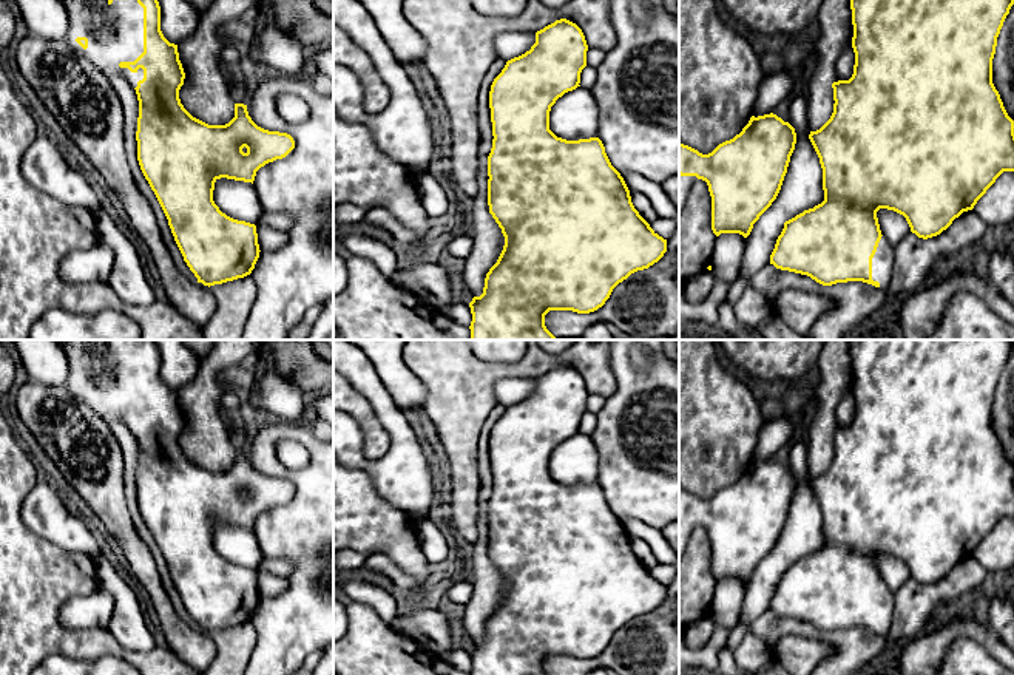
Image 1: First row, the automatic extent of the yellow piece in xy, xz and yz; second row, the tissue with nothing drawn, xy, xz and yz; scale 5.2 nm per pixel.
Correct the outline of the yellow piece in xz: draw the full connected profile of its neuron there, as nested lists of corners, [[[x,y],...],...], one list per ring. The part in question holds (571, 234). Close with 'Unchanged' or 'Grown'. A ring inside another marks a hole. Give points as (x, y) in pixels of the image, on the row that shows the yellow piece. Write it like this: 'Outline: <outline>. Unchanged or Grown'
Outline: [[[566,19],[556,20],[554,23],[536,32],[536,43],[529,51],[506,62],[505,68],[491,85],[489,108],[494,139],[491,153],[488,156],[488,205],[489,213],[502,229],[505,246],[497,263],[486,273],[483,293],[480,297],[474,297],[469,303],[472,314],[472,321],[469,326],[471,340],[557,340],[545,326],[545,315],[549,310],[573,310],[577,314],[594,312],[605,304],[613,289],[619,283],[637,270],[648,269],[667,252],[667,239],[659,236],[634,209],[630,190],[620,173],[611,165],[602,141],[599,137],[566,141],[557,137],[549,130],[551,107],[565,93],[580,86],[580,73],[586,66],[586,51],[588,45],[582,29]]]. Unchanged

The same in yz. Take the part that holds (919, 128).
Outline: [[[850,0],[852,48],[855,53],[853,74],[849,80],[832,83],[833,113],[820,130],[809,134],[823,168],[824,201],[784,222],[784,229],[770,255],[770,264],[781,270],[807,275],[823,286],[863,281],[886,289],[892,276],[894,252],[880,230],[877,218],[880,209],[903,215],[911,232],[918,238],[928,239],[946,230],[963,212],[972,210],[1003,171],[1014,171],[1014,120],[1008,116],[992,83],[992,59],[997,37],[1012,5],[1014,0]]]. Grown

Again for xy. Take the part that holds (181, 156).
Outline: [[[62,0],[62,3],[69,19],[66,36],[69,48],[88,59],[103,74],[120,74],[136,90],[139,100],[137,161],[168,219],[184,261],[198,283],[210,287],[250,275],[261,252],[256,226],[233,219],[219,210],[213,201],[215,182],[227,178],[253,184],[261,167],[286,158],[295,148],[293,137],[287,133],[258,127],[244,103],[235,103],[235,117],[225,125],[208,125],[184,108],[179,90],[184,85],[185,73],[179,60],[177,45],[170,43],[161,31],[157,0]]]. Grown

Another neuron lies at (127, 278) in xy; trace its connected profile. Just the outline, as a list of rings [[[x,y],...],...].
[[[99,209],[94,213],[99,243],[114,253],[108,284],[116,295],[131,306],[145,307],[154,300],[154,290],[148,284],[139,253],[131,239],[116,226],[111,216]]]

